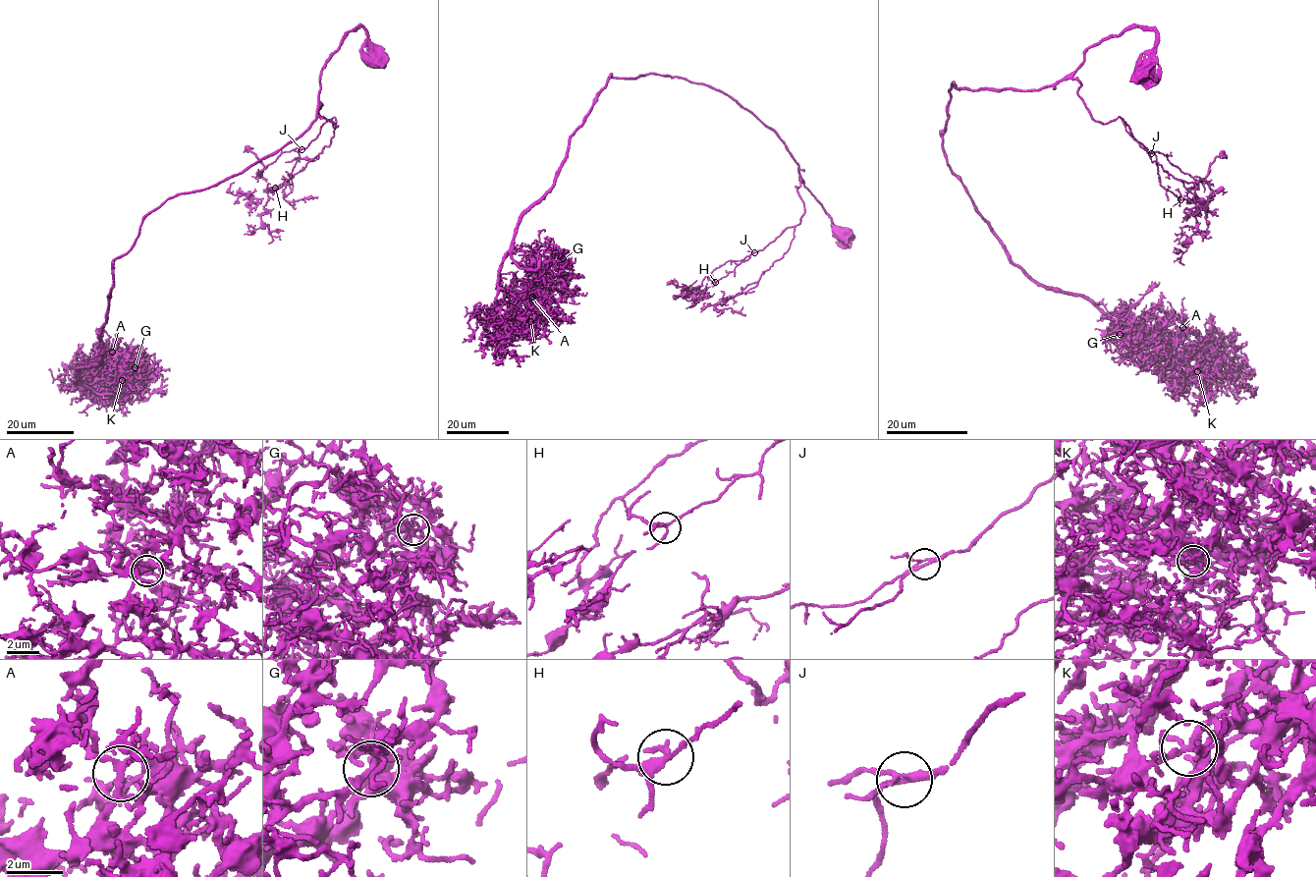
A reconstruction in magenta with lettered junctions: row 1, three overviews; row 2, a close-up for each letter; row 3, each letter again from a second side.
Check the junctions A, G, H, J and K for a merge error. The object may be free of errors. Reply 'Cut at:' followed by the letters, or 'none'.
Cut at: none

